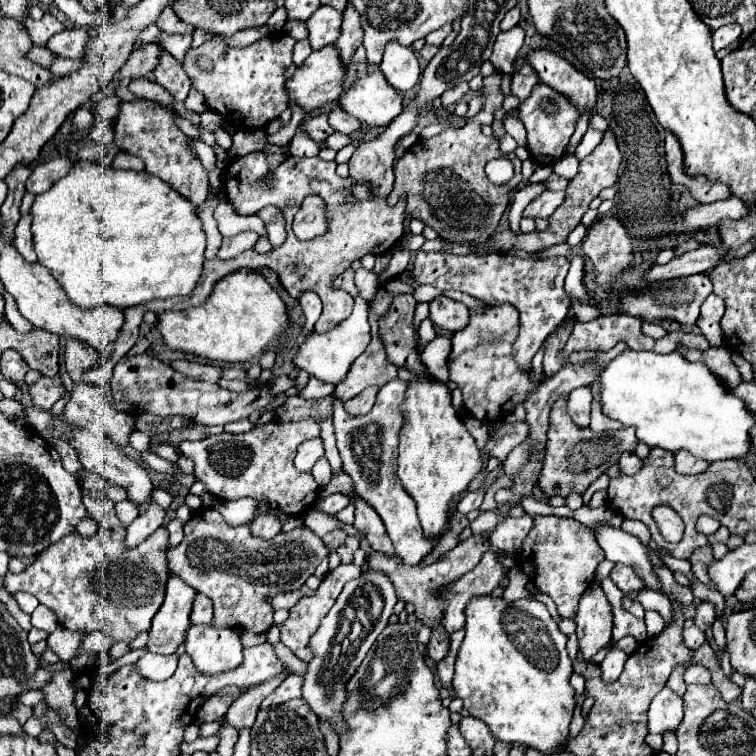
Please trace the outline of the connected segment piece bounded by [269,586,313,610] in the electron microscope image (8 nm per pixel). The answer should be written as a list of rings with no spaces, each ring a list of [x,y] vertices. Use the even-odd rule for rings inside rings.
[[[301,586],[299,590],[293,590],[293,592],[289,592],[289,594],[277,594],[275,598],[271,598],[269,602],[273,604],[273,608],[275,610],[279,610],[279,608],[291,608],[291,606],[295,606],[303,596],[311,596],[313,594],[313,590],[311,588],[307,588],[307,586]]]

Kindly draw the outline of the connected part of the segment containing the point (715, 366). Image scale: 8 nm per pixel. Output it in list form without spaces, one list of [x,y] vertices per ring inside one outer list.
[[[707,348],[703,352],[703,362],[707,364],[707,368],[713,374],[717,374],[717,378],[727,388],[733,388],[733,386],[737,386],[737,382],[741,382],[741,374],[737,372],[737,368],[731,360],[731,352],[727,348]]]

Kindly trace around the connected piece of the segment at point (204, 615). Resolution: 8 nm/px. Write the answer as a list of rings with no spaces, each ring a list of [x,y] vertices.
[[[197,594],[193,610],[191,610],[191,624],[211,624],[213,620],[213,606],[205,594]]]

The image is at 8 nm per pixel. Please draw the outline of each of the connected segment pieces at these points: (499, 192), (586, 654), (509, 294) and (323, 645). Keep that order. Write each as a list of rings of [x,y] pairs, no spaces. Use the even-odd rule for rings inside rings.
[[[495,72],[483,80],[483,110],[479,114],[470,118],[463,130],[443,130],[441,134],[429,138],[429,140],[419,140],[415,146],[411,146],[395,164],[395,188],[393,188],[387,202],[389,206],[394,206],[403,192],[407,192],[407,216],[419,218],[423,224],[435,228],[443,240],[449,242],[469,242],[469,244],[481,244],[489,236],[495,234],[497,224],[509,206],[509,194],[515,192],[521,186],[521,160],[511,154],[511,162],[515,164],[515,176],[509,184],[505,186],[495,186],[489,182],[485,174],[485,164],[493,158],[505,156],[499,150],[499,142],[493,138],[487,138],[481,134],[481,124],[491,124],[493,122],[493,112],[503,104],[503,92],[501,92],[501,72]]]
[[[593,584],[581,596],[575,614],[575,624],[577,624],[575,634],[579,638],[579,650],[585,660],[591,660],[591,656],[595,656],[599,648],[611,642],[613,612],[599,584]]]
[[[417,252],[413,262],[413,280],[417,284],[429,284],[439,290],[461,290],[485,304],[513,304],[523,320],[523,328],[513,344],[513,358],[523,372],[531,368],[531,360],[537,354],[541,340],[545,340],[557,324],[569,312],[569,296],[565,294],[563,280],[569,270],[569,260],[563,256],[557,258],[519,258],[503,252],[487,256],[455,256],[441,252]]]
[[[367,570],[359,578],[345,584],[333,608],[321,620],[321,626],[311,636],[313,658],[307,664],[303,700],[311,710],[331,726],[337,736],[347,732],[347,722],[343,718],[343,704],[347,700],[347,682],[357,672],[359,664],[367,656],[369,648],[389,622],[393,606],[397,604],[397,594],[393,582],[379,570]]]

